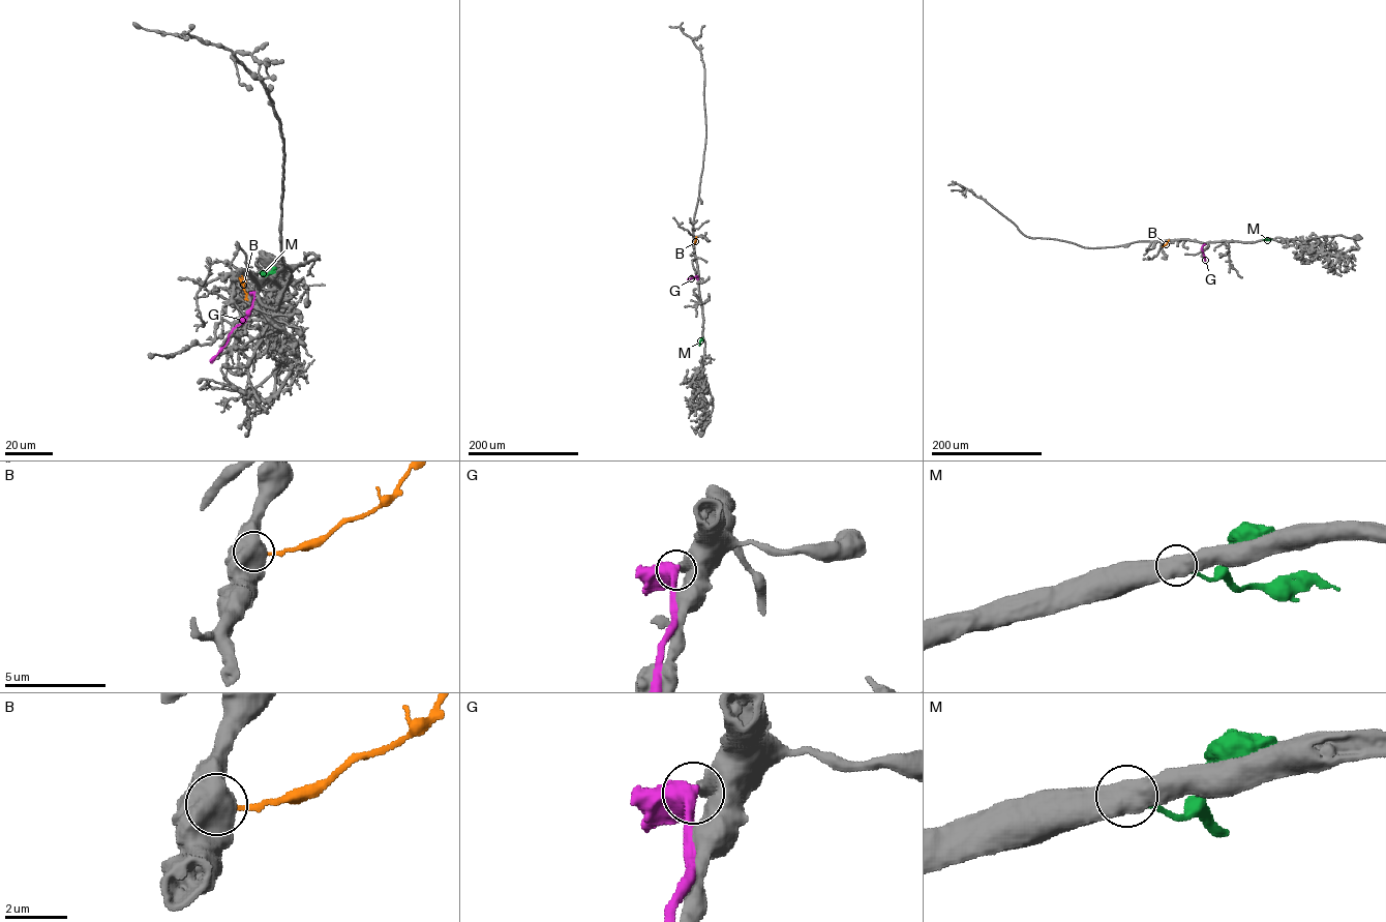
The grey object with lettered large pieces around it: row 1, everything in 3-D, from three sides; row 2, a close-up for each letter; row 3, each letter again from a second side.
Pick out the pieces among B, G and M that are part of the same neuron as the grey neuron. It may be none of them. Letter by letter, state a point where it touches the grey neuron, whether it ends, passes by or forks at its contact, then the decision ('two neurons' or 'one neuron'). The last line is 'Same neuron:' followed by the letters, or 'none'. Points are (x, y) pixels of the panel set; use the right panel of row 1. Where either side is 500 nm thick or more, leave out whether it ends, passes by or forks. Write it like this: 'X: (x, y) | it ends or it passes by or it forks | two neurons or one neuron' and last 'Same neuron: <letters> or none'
B: (1163, 245) | two neurons
G: (1204, 244) | two neurons
M: (1263, 239) | one neuron
Same neuron: M

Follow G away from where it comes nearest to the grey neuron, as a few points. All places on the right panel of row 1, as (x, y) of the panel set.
G: (1204, 244), (1202, 249), (1205, 261)

